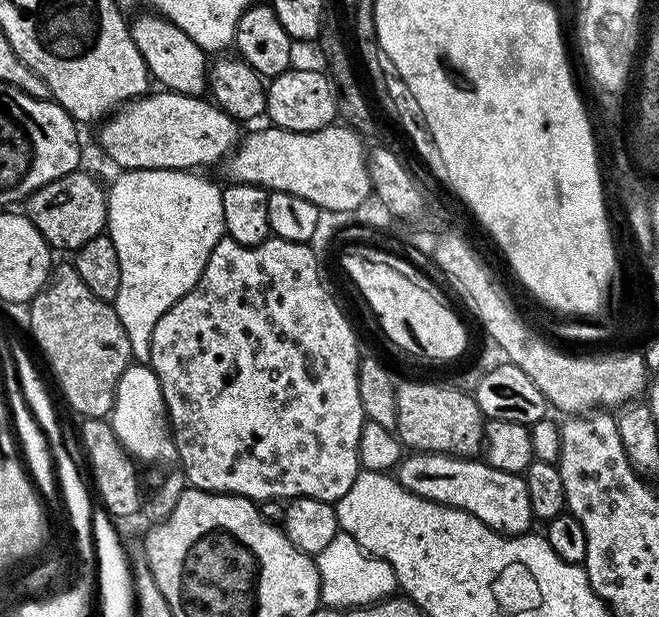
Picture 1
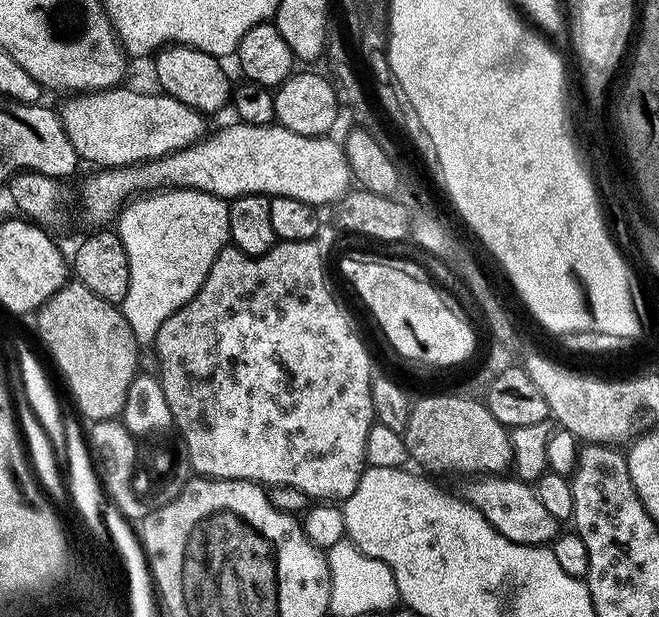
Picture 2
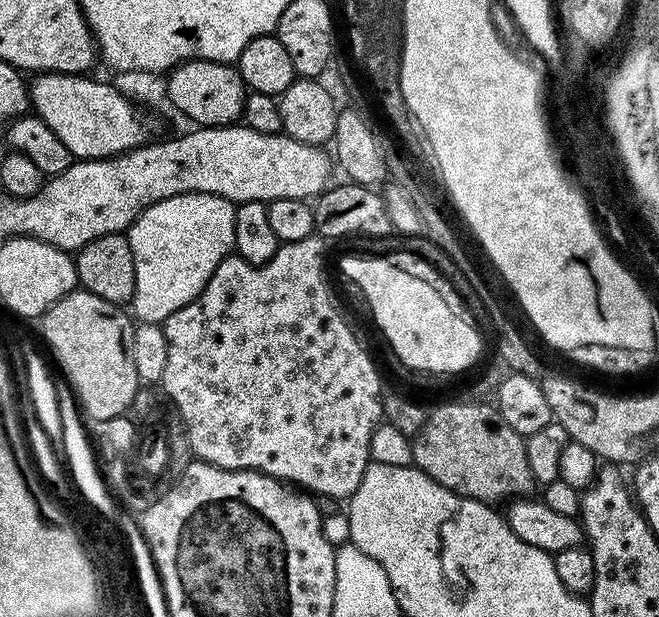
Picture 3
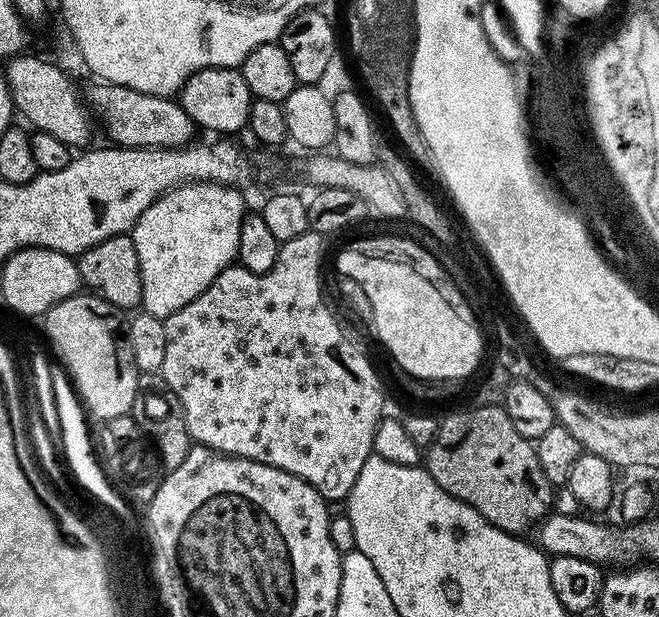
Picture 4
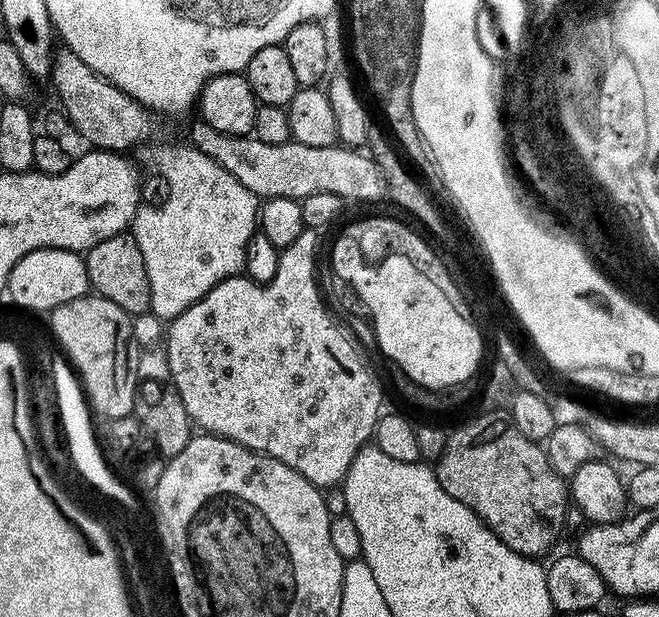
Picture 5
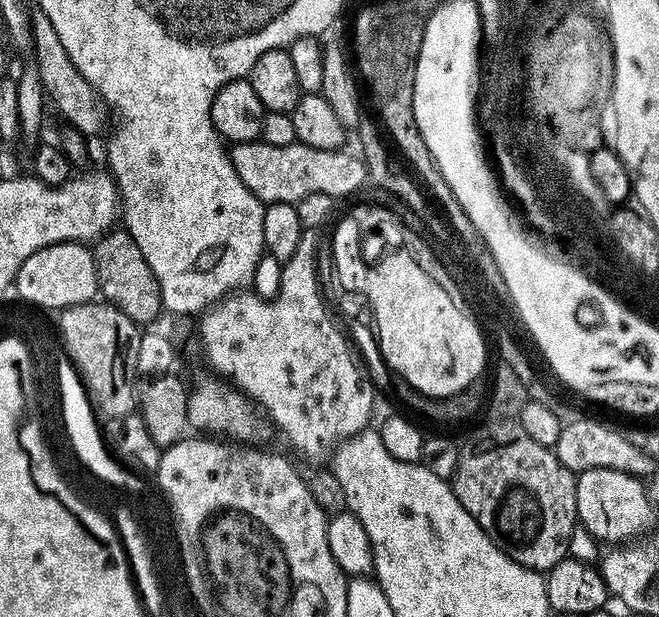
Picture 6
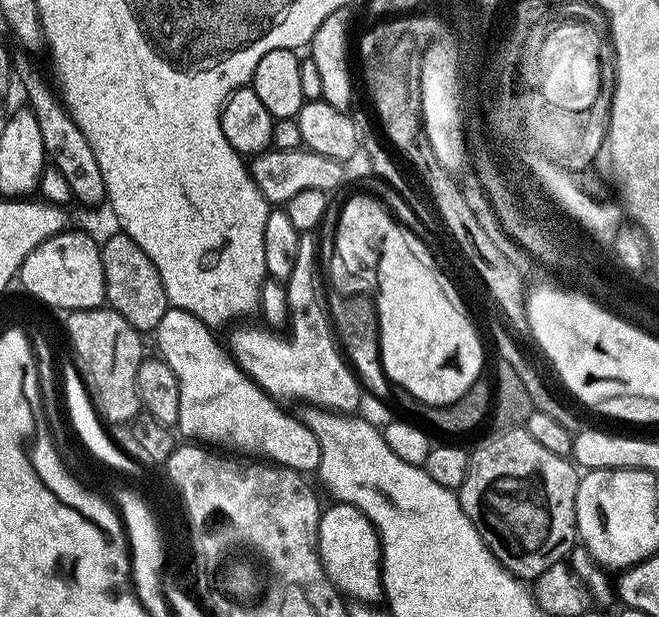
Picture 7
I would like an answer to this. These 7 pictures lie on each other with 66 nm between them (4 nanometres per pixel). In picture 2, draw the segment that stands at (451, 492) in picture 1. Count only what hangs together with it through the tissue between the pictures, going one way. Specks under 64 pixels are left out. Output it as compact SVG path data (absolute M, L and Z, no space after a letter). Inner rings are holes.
M485 474L467 481L463 499L484 515L486 522L515 544L534 544L537 546L551 545L561 531L561 521L554 518L554 514L542 507L542 502L538 502L536 489L531 483L517 480L508 474Z

